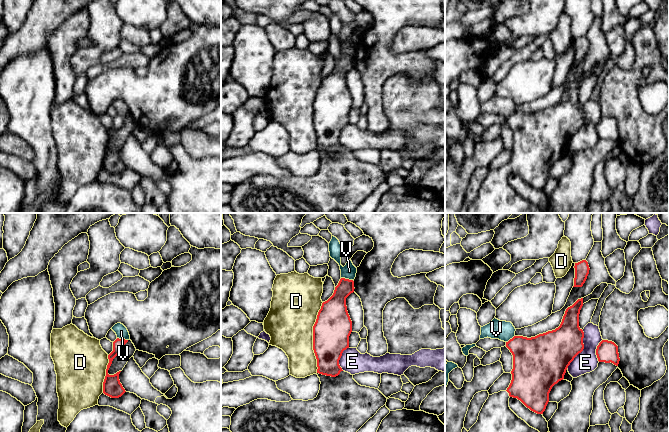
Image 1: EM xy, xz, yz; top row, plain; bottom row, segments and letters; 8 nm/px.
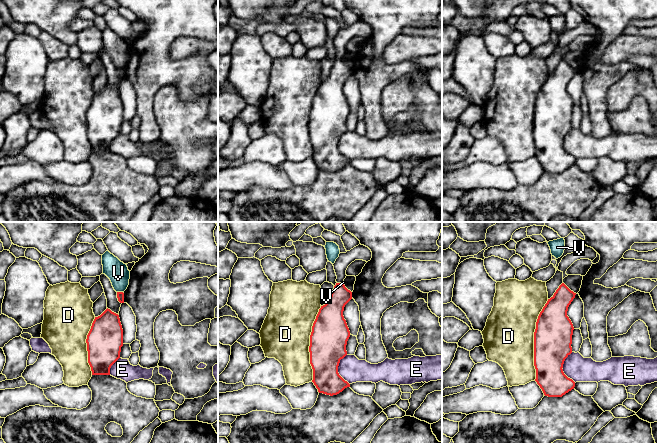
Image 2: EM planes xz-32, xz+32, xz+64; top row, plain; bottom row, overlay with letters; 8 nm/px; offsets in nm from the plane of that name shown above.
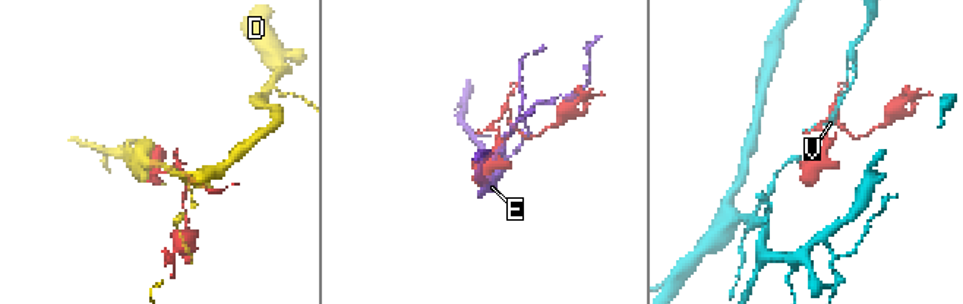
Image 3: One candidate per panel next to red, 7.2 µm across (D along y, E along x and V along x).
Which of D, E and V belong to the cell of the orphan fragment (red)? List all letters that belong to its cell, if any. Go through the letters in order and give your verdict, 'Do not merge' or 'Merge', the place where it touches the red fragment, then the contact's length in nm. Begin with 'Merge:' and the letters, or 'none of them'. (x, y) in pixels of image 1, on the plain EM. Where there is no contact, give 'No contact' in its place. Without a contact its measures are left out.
Merge: none of them
D: Do not merge. Touches red at xz (313, 113). Shared border 550 nm
E: Do not merge. Touches red at yz (583, 124). Shared border 340 nm
V: Do not merge. Touches red at xz (347, 55). Shared border 100 nm

